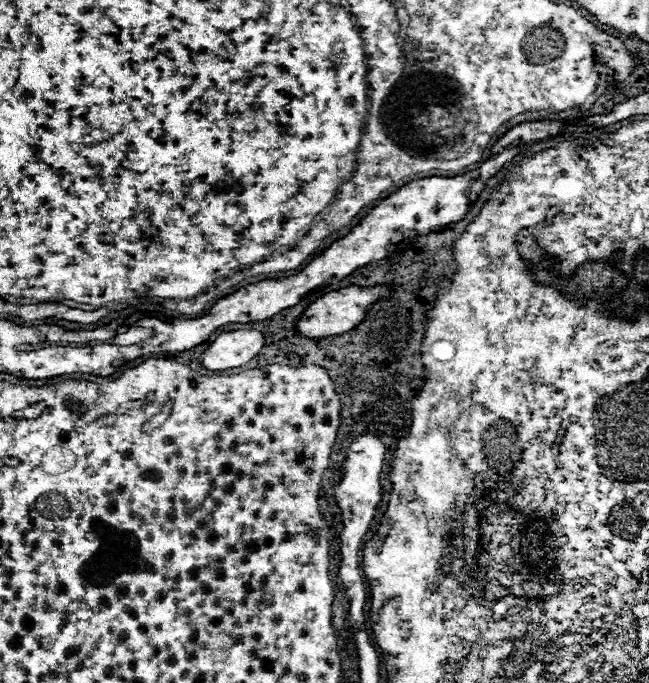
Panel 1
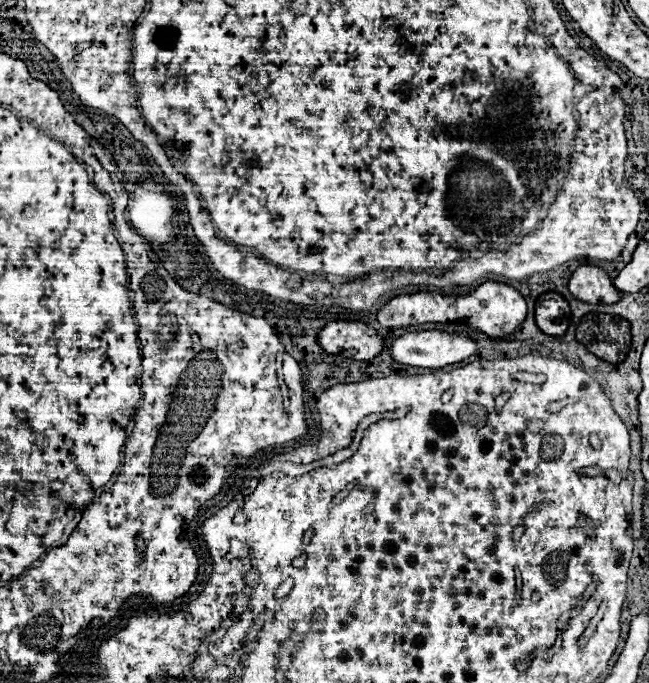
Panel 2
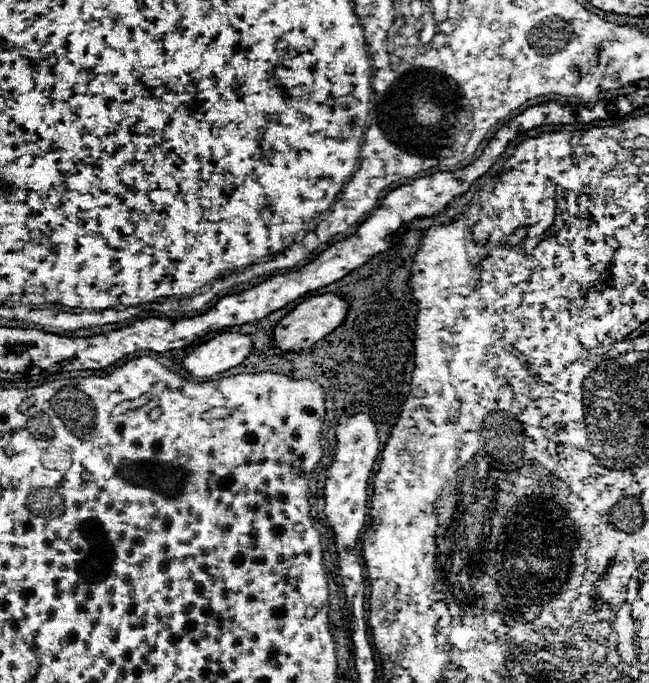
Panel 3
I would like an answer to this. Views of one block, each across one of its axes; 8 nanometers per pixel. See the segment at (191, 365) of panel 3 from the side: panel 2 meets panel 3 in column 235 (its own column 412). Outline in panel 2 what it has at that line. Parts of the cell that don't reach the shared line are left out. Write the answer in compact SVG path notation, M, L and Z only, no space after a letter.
M438 330L398 336L388 346L394 362L416 368L444 368L476 354L476 344L462 334Z

